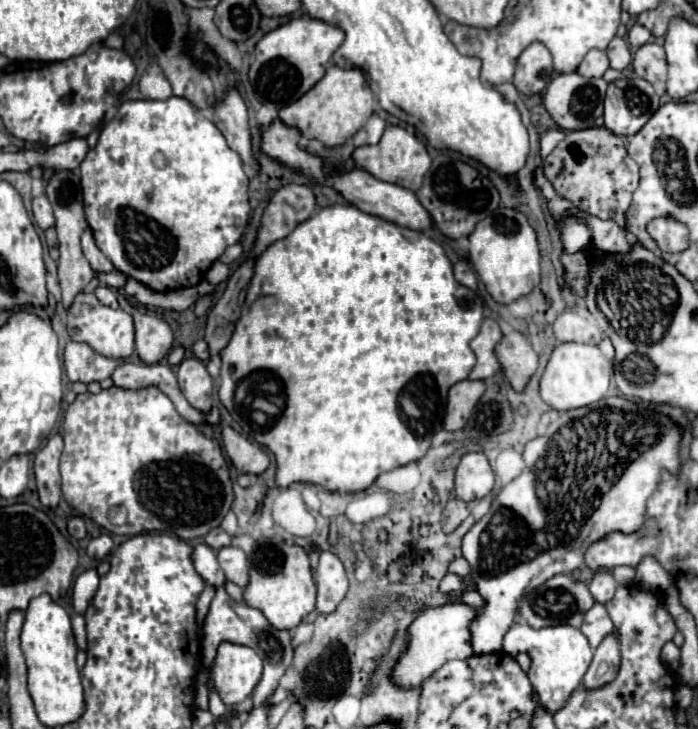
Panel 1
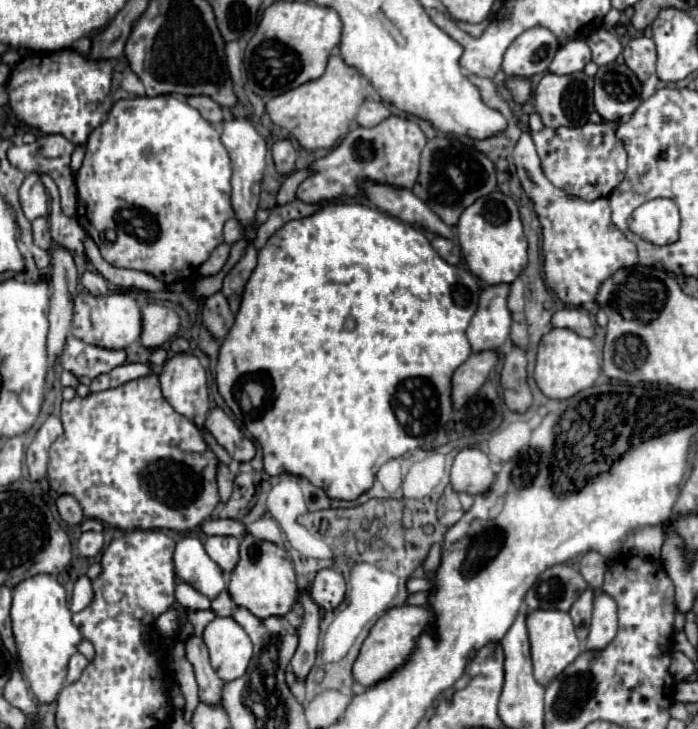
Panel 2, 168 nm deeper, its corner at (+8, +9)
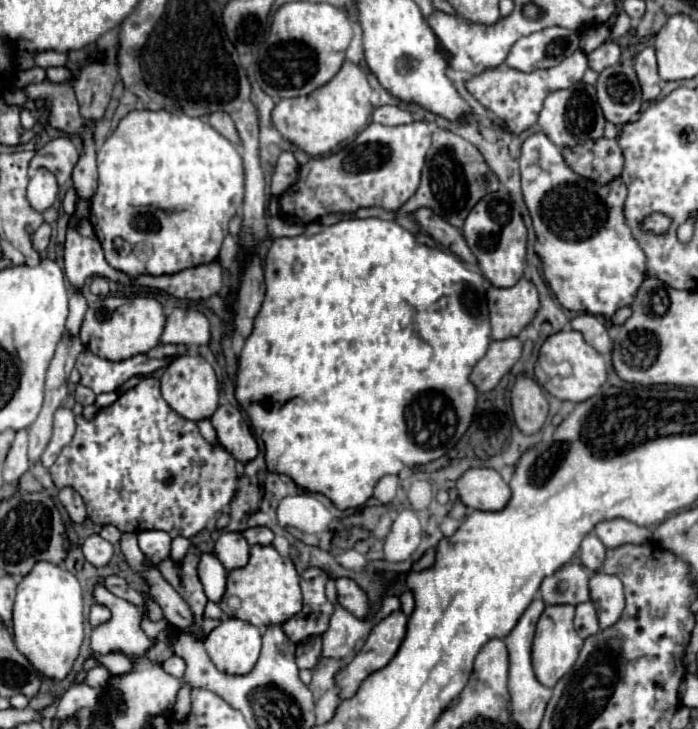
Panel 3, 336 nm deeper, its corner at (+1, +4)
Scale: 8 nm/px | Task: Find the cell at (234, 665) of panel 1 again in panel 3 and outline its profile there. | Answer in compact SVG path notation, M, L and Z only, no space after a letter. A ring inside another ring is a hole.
M223 618L203 644L217 670L243 676L249 674L259 660L261 632L245 620Z

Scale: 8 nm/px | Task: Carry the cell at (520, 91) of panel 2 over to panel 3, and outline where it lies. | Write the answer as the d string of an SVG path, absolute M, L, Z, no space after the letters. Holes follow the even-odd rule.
M575 50L575 54L571 54L569 58L565 58L559 66L553 68L541 68L535 70L531 74L507 68L507 66L499 66L493 70L485 70L479 76L471 78L467 82L467 90L493 114L497 114L501 120L505 120L507 128L513 134L521 134L523 130L531 128L537 122L537 116L543 108L543 100L547 98L547 94L567 88L575 82L579 82L587 70L587 54L583 50Z

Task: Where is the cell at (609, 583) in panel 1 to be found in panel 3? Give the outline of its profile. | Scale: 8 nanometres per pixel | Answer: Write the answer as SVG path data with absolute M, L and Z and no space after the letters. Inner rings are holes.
M589 534L583 544L581 544L581 552L579 552L579 558L583 562L583 566L589 570L589 572L599 572L601 566L603 566L603 558L607 554L607 548L603 546L603 542L595 536L595 534Z

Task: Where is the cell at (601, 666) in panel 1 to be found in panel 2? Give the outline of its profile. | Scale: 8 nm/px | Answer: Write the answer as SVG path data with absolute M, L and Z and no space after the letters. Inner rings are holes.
M594 591L594 615L592 615L592 625L590 625L590 635L586 641L586 649L604 649L612 641L618 629L618 607L616 601L604 593L604 591Z

